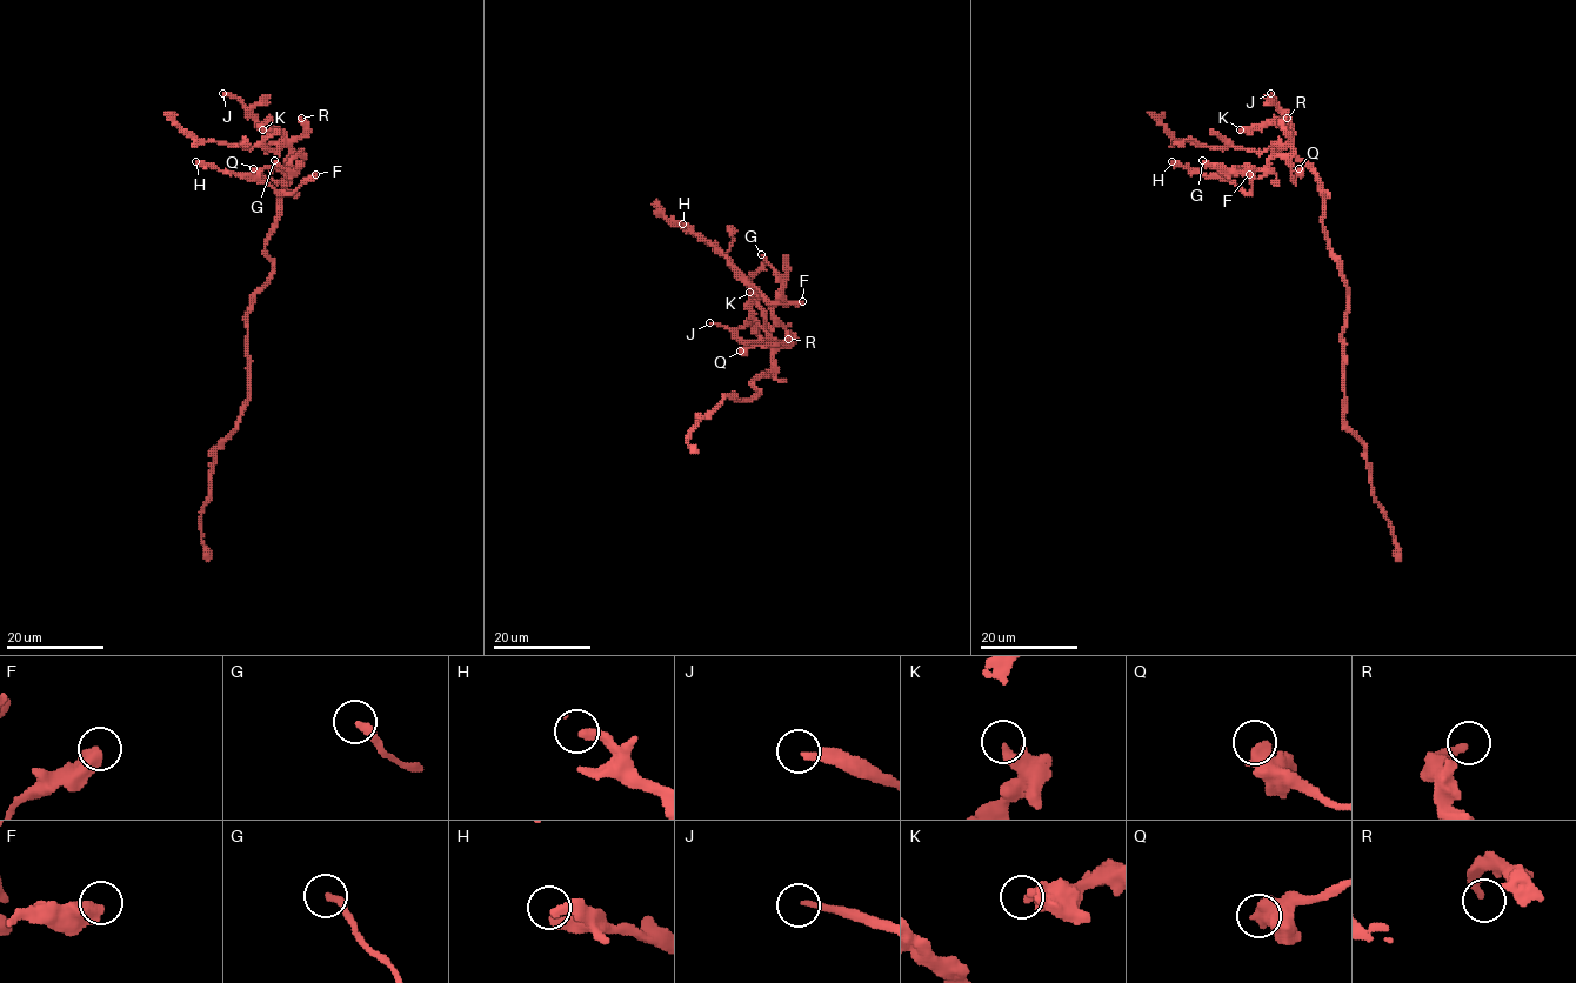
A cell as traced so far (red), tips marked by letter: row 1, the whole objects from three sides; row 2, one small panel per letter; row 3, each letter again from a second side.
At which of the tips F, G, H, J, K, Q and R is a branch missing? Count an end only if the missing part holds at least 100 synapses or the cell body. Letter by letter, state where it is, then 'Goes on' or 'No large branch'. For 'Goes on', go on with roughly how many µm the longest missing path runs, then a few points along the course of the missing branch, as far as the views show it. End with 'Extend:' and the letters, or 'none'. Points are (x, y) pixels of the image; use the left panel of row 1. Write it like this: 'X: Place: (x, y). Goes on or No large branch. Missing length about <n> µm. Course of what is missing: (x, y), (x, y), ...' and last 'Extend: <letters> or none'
F: Place: (315, 174). No large branch
G: Place: (274, 160). No large branch
H: Place: (195, 161). No large branch
J: Place: (222, 93). Goes on. Missing length about 100 µm. Course of what is missing: (222, 93), (118, 59), (95, 86), (152, 62), (135, 105), (92, 141), (72, 139), (78, 114)
K: Place: (262, 129). No large branch
Q: Place: (253, 168). No large branch
R: Place: (301, 118). No large branch
Extend: J

